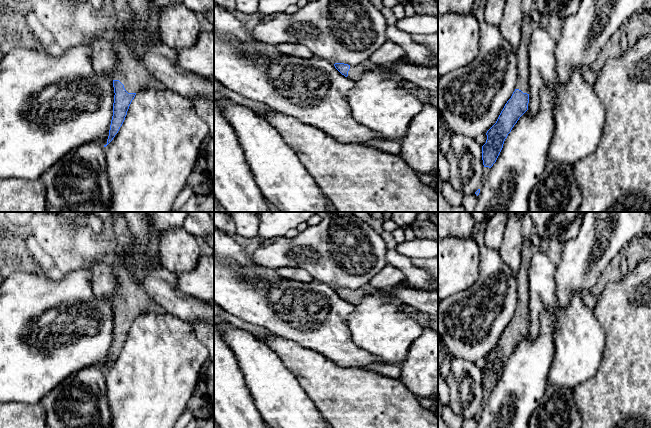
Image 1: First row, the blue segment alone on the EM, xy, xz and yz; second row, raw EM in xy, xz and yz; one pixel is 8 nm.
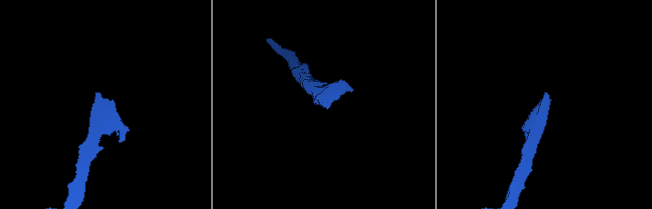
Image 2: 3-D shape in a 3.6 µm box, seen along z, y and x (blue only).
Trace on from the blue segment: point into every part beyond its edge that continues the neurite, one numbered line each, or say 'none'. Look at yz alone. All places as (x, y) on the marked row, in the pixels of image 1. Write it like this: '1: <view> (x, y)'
1: yz (528, 25)

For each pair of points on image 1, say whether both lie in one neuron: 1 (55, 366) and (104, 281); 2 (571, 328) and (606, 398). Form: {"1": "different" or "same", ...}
{"1": "different", "2": "different"}

